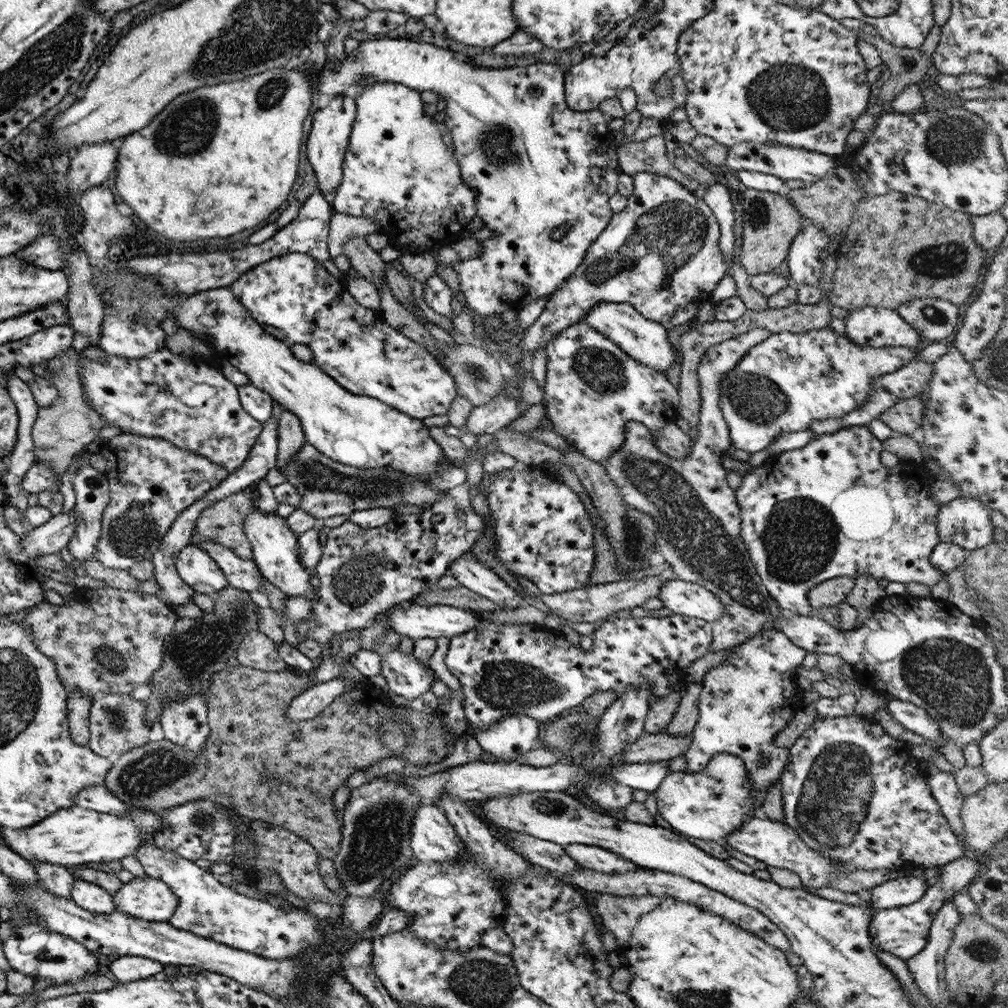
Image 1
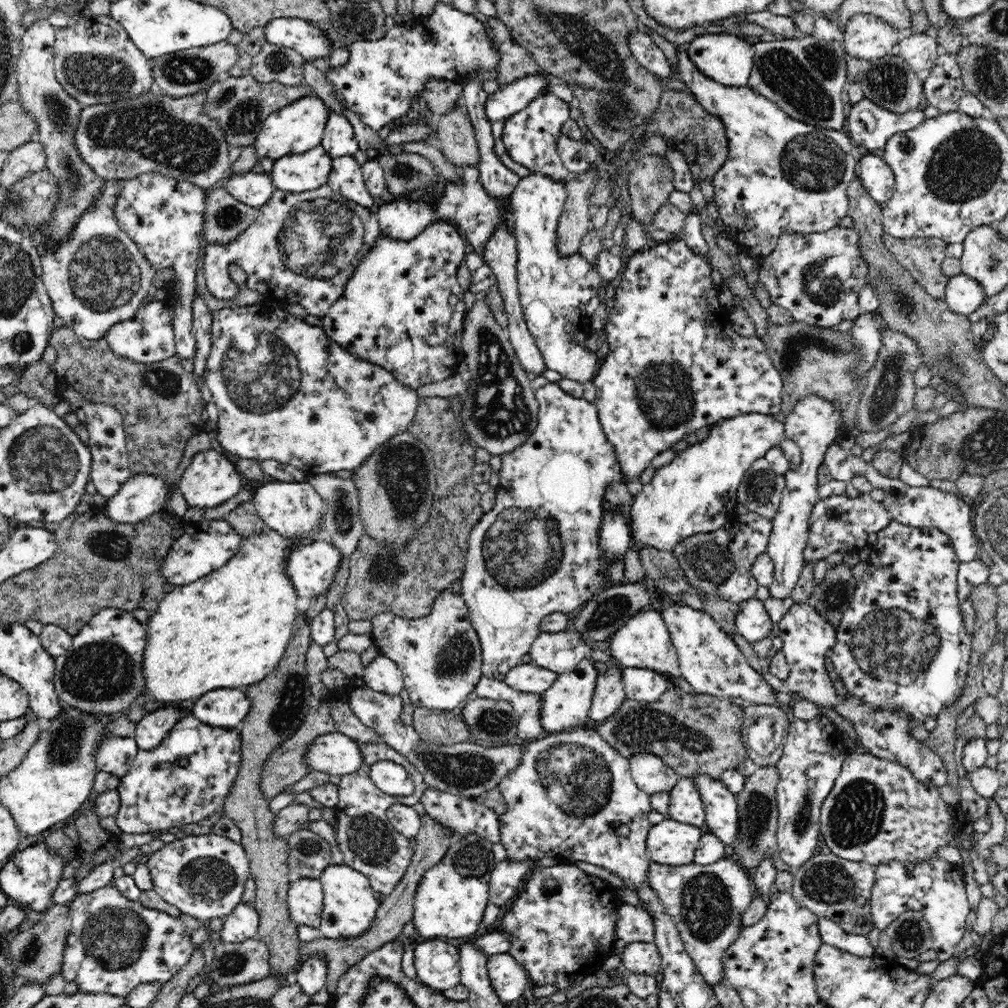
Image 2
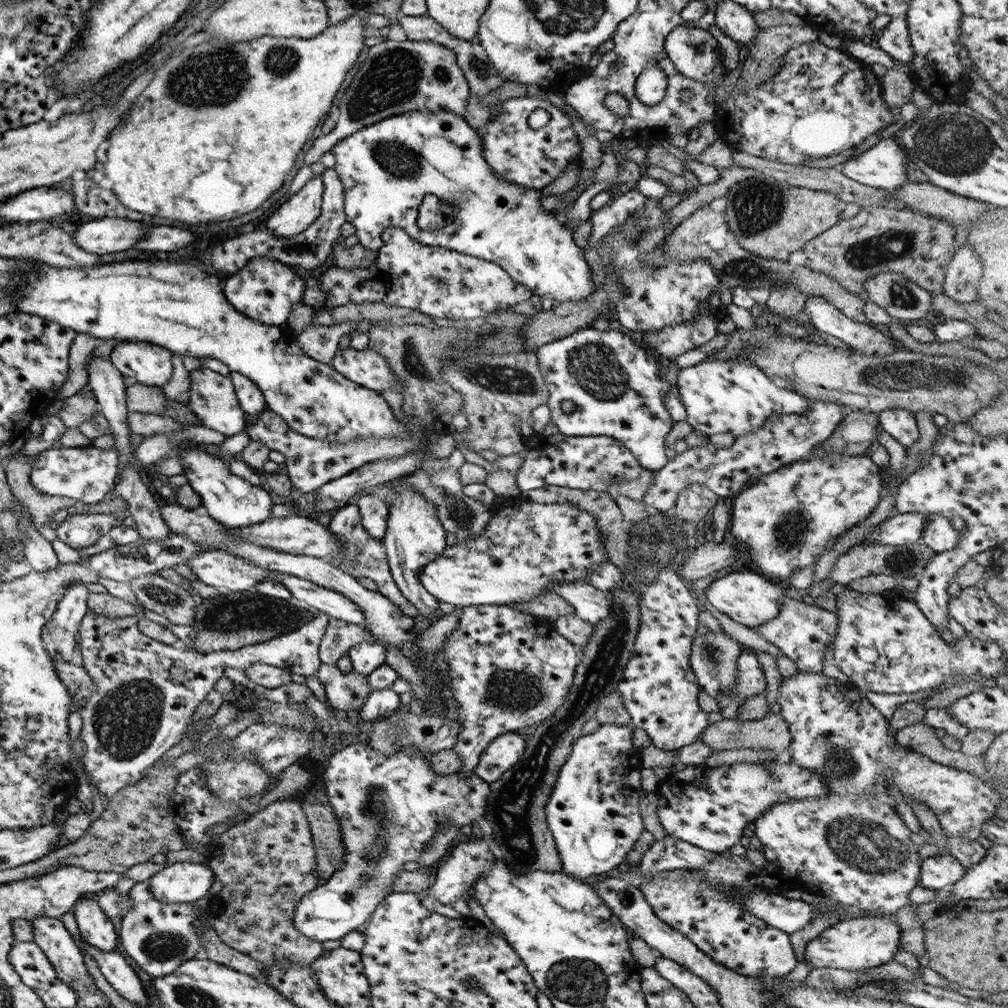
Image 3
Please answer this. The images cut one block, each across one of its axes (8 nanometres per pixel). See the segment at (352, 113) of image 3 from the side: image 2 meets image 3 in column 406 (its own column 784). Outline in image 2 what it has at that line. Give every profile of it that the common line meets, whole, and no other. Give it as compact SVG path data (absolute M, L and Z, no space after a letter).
M813 34L800 39L773 39L753 44L754 56L747 86L774 102L799 122L845 132L842 92L848 86L846 49L843 42L822 40Z

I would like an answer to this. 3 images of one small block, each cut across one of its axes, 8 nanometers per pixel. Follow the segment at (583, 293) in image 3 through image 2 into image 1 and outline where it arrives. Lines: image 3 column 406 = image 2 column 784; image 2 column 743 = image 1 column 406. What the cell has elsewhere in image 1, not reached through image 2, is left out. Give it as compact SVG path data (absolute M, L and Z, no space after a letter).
M373 83L367 85L355 98L356 105L355 119L352 125L352 130L348 139L348 146L345 156L342 160L342 178L340 184L336 187L333 194L328 198L333 212L343 213L349 216L361 216L373 219L377 223L378 232L388 237L389 242L387 246L395 247L401 253L405 252L427 252L439 251L439 248L447 246L452 242L461 239L461 233L467 229L467 224L473 216L477 215L474 206L474 195L472 191L466 188L460 178L460 171L457 160L452 154L450 148L450 137L446 126L442 122L437 123L433 118L425 116L423 111L424 104L419 99L419 92L407 88L397 83Z

